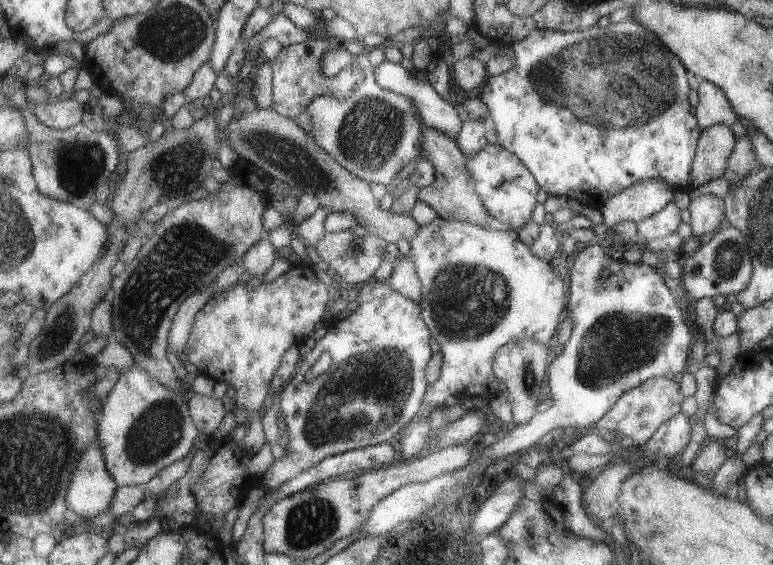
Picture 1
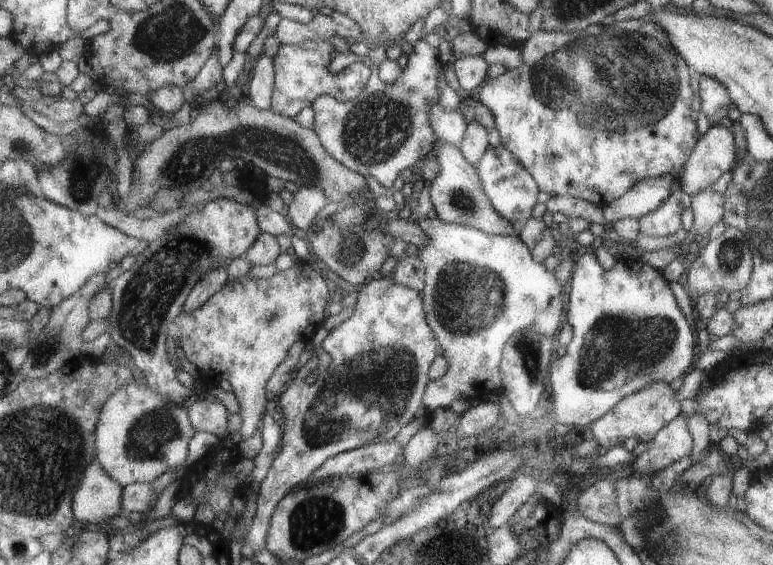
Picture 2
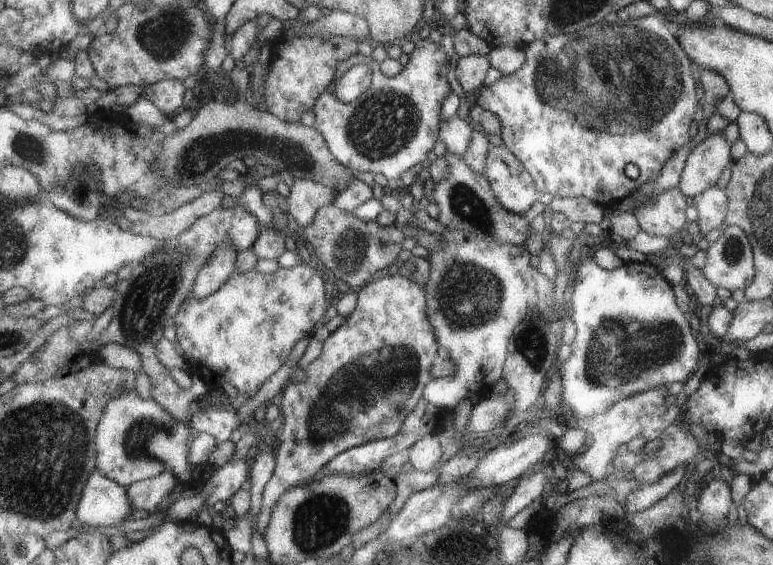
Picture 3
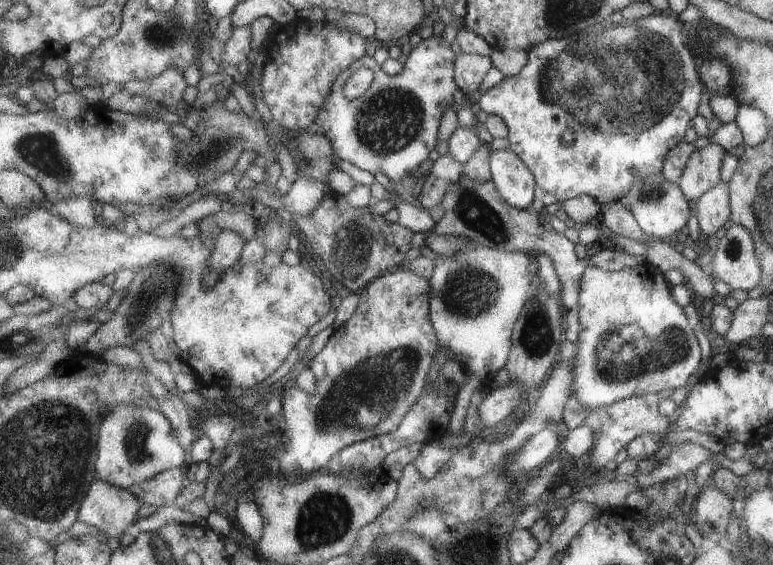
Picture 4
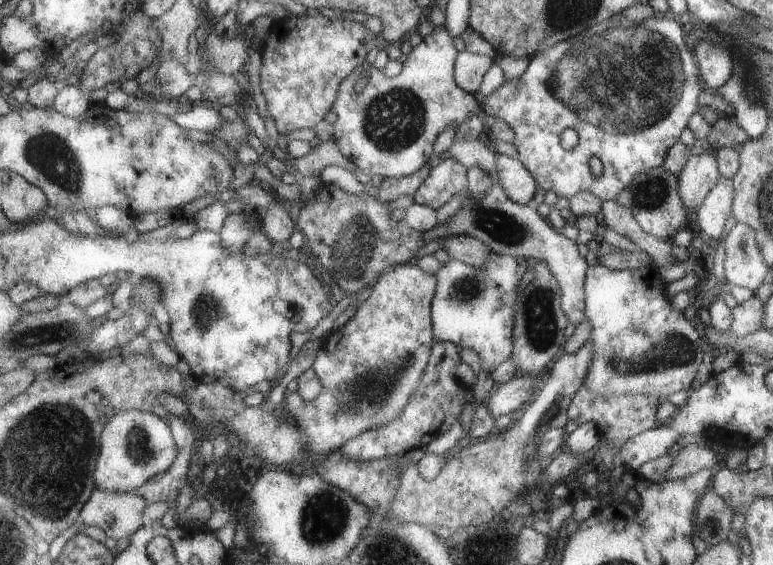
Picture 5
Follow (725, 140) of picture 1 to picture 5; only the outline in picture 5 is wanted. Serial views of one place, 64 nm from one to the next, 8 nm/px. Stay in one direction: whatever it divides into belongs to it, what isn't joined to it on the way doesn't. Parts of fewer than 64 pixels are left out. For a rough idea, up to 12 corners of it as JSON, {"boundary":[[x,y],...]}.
{"boundary":[[715,152],[693,156],[679,194],[699,210],[721,180]]}

